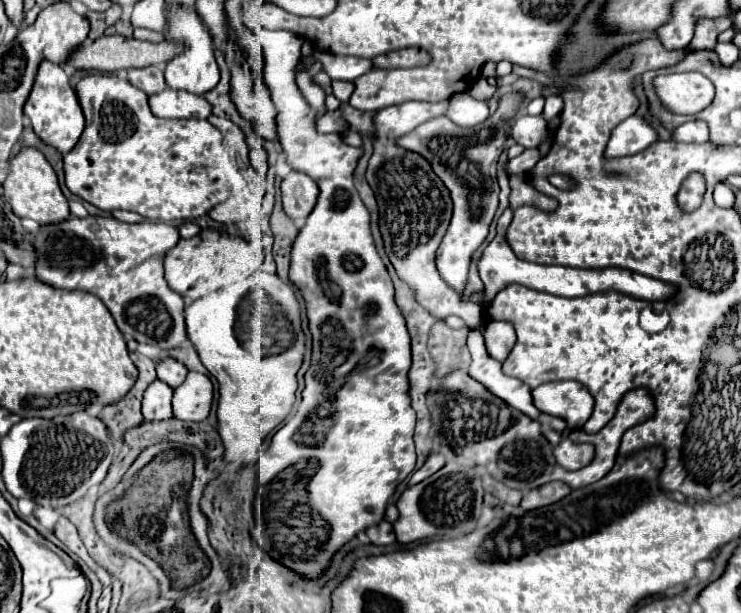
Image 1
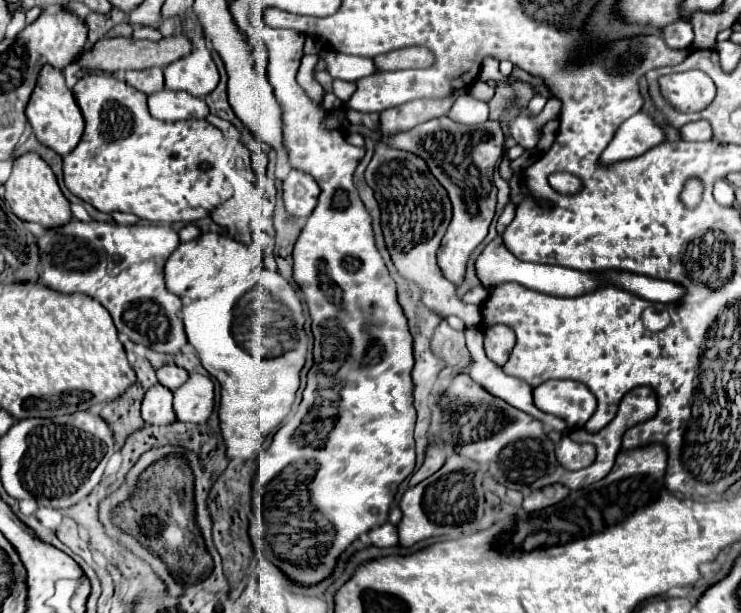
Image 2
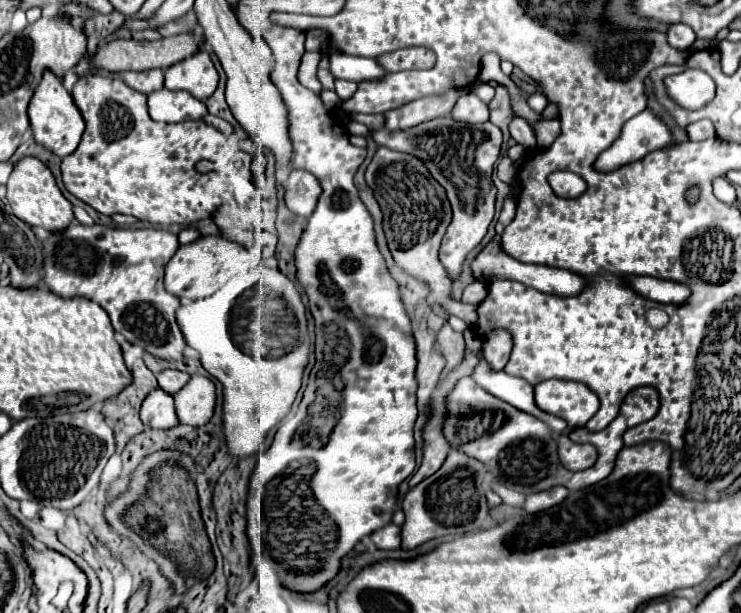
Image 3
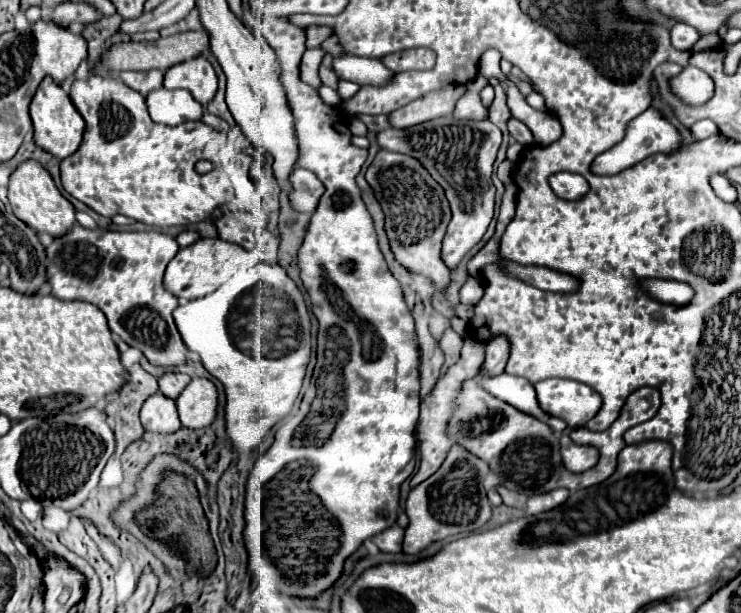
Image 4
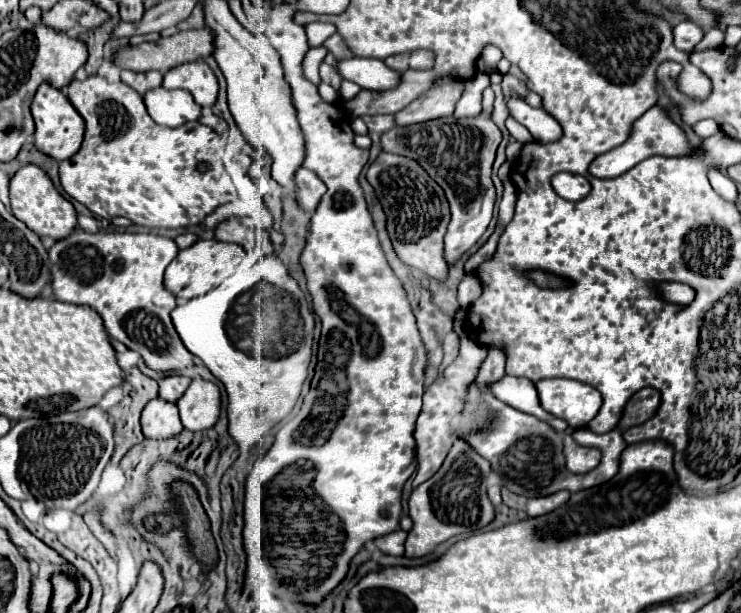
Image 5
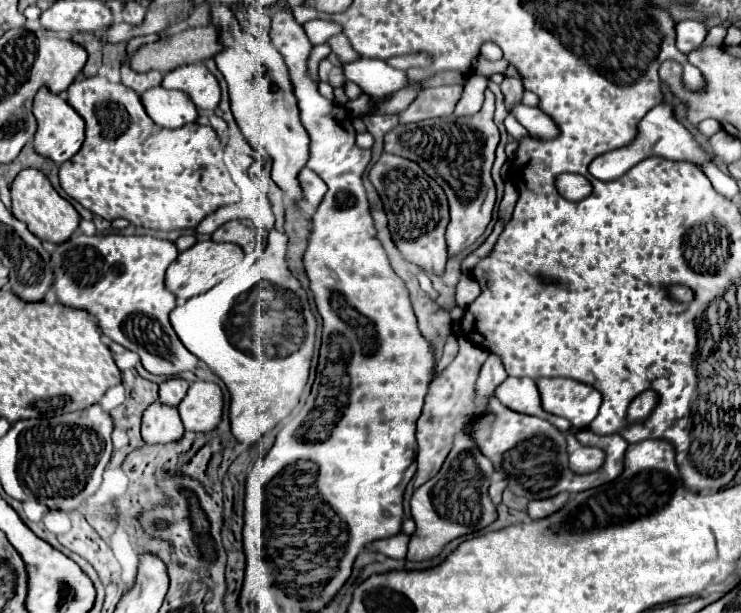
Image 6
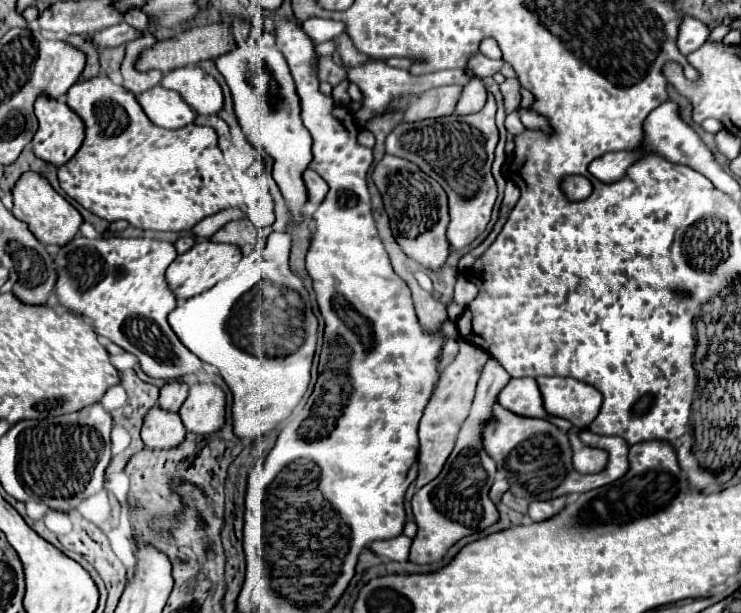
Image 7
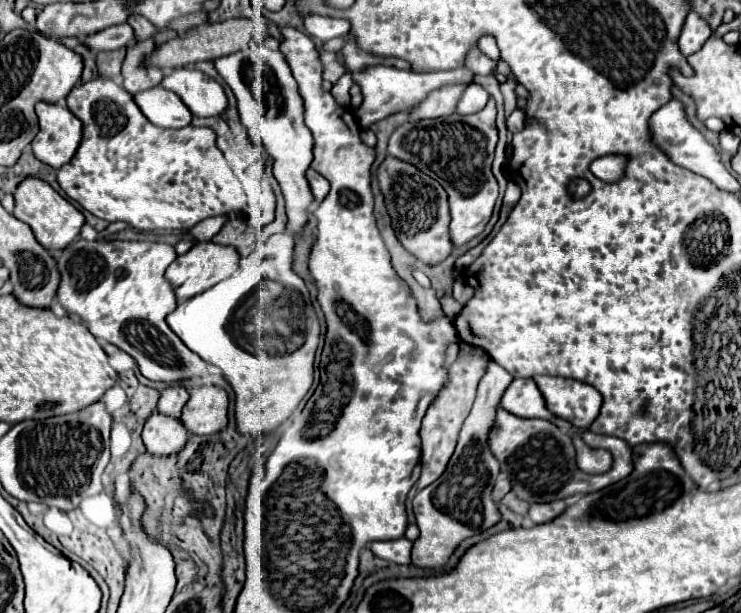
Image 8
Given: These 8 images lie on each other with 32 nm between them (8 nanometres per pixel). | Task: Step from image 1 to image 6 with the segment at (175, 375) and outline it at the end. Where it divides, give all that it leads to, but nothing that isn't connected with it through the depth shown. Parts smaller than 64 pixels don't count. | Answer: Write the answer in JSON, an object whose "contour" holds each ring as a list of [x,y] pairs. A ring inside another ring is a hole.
{"contour":[[[168,378],[160,384],[160,402],[178,406],[180,400],[186,396],[188,390],[188,380],[184,378]]]}

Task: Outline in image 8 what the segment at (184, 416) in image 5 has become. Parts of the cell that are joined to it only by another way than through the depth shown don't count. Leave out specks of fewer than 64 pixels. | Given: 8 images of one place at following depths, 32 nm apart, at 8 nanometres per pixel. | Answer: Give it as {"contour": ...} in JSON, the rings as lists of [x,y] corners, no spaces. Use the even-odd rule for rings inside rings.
{"contour":[[[198,386],[190,390],[182,424],[198,436],[216,434],[228,424],[228,394],[218,386]]]}

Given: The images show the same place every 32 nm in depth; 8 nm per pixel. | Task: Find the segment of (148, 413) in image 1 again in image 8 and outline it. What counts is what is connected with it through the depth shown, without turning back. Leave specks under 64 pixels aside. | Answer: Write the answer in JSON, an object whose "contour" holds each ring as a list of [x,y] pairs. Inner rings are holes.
{"contour":[[[158,410],[156,414],[152,414],[152,418],[148,418],[142,430],[142,440],[146,444],[146,450],[158,456],[166,456],[182,450],[186,438],[188,432],[184,424],[176,422],[176,418],[164,418],[164,414],[160,414]]]}

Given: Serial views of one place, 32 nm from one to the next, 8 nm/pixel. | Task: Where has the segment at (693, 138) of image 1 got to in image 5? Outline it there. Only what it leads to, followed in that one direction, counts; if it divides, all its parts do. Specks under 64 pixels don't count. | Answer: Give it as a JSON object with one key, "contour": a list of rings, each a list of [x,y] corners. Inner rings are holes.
{"contour":[[[700,120],[700,122],[696,122],[692,128],[694,128],[694,132],[696,132],[700,138],[708,138],[708,136],[712,136],[712,134],[716,134],[716,132],[720,130],[714,120]]]}

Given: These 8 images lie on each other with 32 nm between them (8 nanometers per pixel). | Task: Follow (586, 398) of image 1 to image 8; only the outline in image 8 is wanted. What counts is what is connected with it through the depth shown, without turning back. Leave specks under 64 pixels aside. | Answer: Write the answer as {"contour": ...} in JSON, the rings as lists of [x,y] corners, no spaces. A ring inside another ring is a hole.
{"contour":[[[534,376],[548,410],[576,428],[588,428],[602,406],[602,394],[590,384],[562,376]]]}

